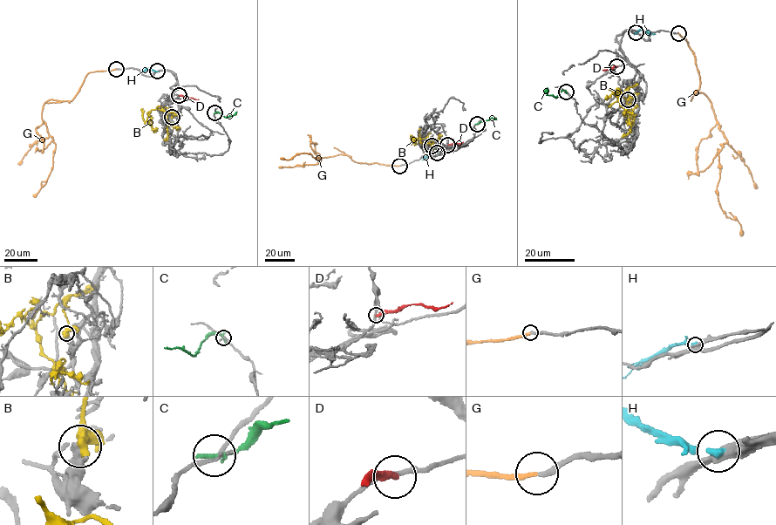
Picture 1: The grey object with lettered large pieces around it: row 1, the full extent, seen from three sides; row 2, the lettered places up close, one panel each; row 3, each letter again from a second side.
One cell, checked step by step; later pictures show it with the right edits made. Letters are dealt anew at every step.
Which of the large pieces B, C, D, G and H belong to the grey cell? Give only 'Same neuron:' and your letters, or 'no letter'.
Same neuron: G

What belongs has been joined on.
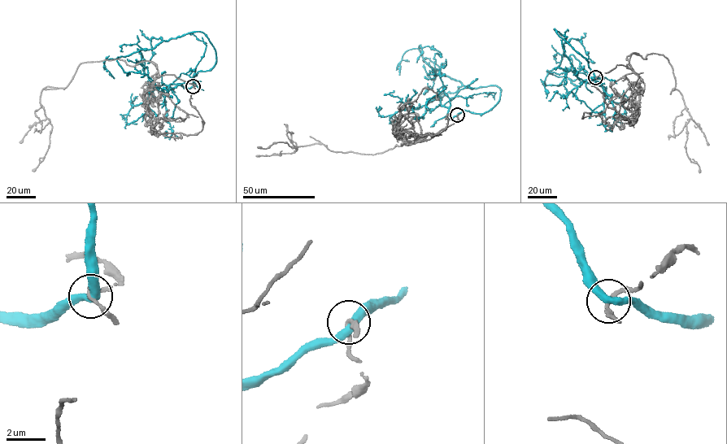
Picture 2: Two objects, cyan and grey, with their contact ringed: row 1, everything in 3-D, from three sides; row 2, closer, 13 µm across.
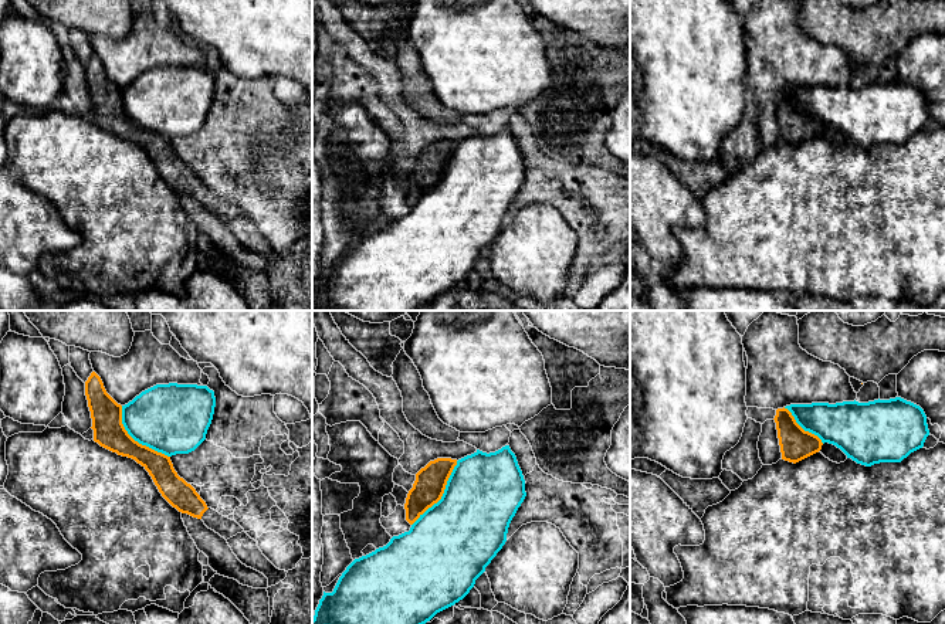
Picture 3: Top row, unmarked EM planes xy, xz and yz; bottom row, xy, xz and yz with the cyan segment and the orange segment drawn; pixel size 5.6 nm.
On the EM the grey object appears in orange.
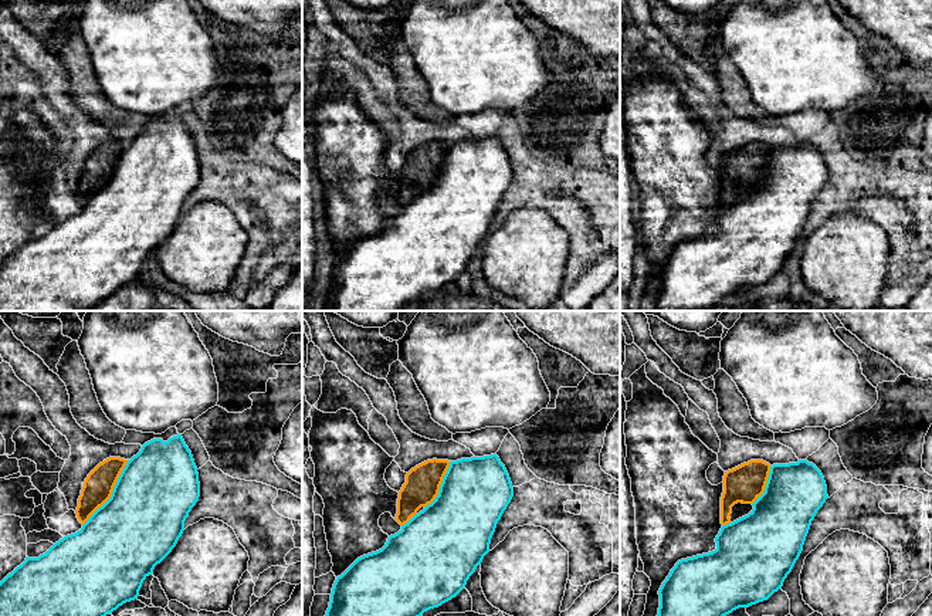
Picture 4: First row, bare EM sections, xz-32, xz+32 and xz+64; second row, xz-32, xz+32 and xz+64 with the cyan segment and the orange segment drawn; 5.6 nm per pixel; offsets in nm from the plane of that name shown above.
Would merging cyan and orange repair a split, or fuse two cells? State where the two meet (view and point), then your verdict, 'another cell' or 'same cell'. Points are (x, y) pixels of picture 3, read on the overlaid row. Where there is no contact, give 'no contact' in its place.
xy (135, 440) | another cell

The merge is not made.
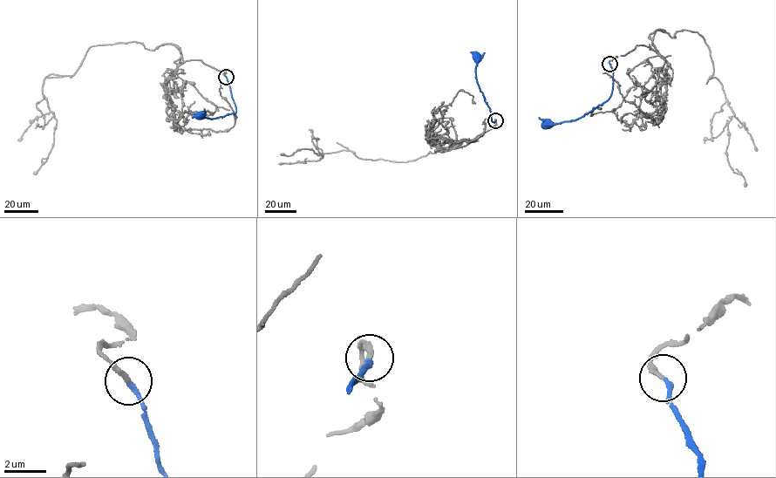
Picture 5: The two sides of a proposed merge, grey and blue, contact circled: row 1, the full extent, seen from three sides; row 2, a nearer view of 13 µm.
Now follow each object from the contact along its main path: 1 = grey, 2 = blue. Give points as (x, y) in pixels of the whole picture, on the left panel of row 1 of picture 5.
1: (226, 77), (200, 60), (180, 64), (170, 44), (90, 47), (72, 75), (44, 81), (57, 126), (33, 174)
2: (226, 77), (235, 112), (212, 119), (200, 115)

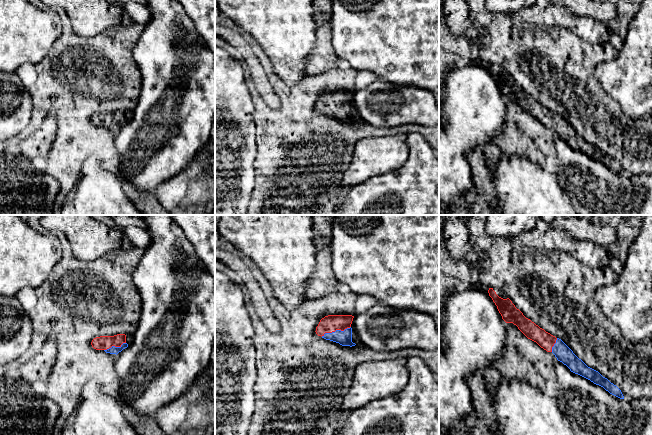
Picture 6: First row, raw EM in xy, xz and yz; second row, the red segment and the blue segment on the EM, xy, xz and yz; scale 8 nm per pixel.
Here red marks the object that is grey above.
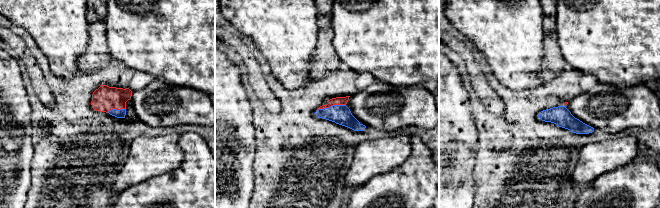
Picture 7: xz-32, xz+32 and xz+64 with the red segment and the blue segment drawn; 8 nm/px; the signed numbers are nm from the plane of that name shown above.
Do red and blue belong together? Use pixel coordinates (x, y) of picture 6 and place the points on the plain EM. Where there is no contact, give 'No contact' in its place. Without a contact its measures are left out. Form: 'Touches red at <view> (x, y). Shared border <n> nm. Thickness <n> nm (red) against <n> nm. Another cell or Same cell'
Touches red at xz (335, 106). Shared border 260 nm. Thickness 140 nm (red) against 120 nm. Same cell

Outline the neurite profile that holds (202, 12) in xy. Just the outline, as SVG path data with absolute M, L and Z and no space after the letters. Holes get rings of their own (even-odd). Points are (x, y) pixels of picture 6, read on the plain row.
M178 0L210 48L215 63L215 0Z

